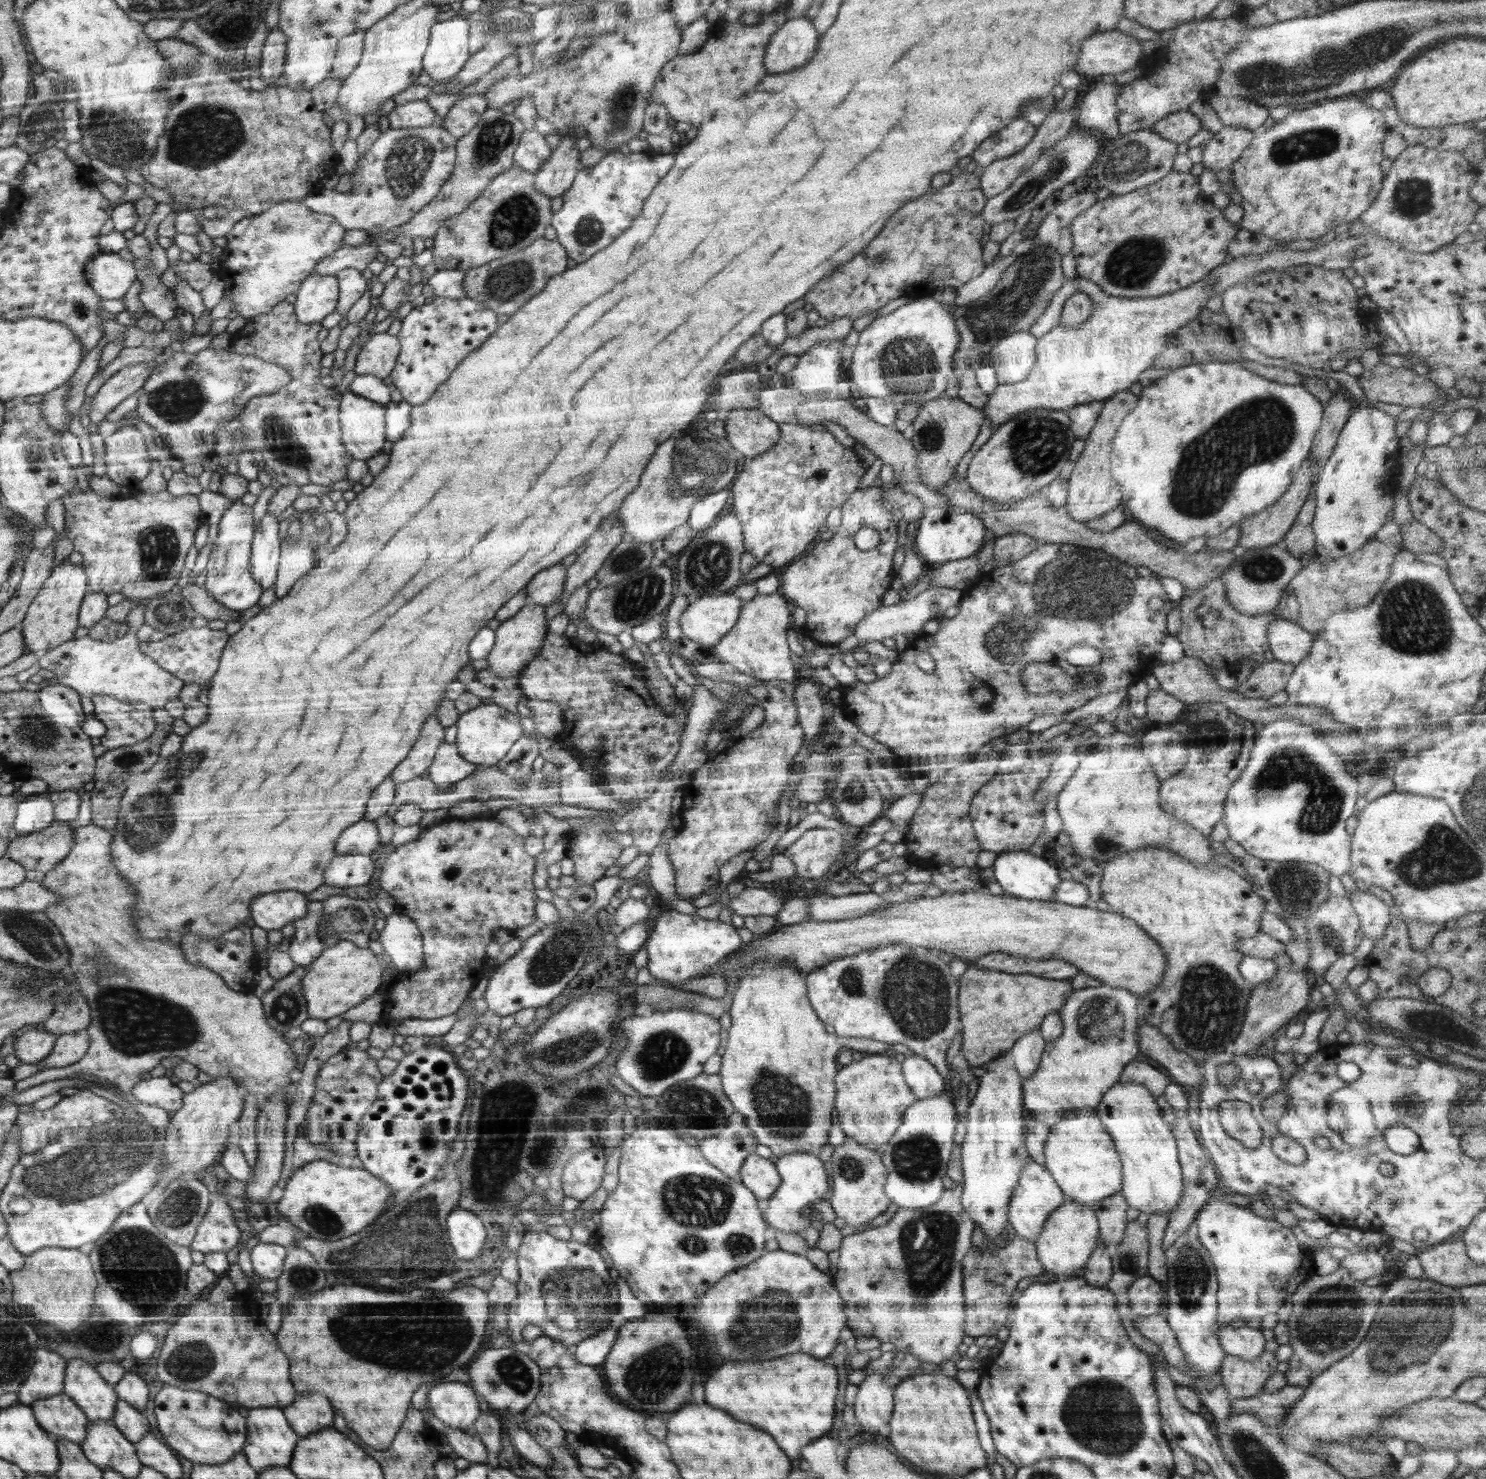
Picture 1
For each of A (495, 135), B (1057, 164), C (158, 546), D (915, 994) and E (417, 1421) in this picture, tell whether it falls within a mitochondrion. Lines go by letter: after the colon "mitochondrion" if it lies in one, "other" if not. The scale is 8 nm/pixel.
A: mitochondrion
B: mitochondrion
C: mitochondrion
D: mitochondrion
E: other

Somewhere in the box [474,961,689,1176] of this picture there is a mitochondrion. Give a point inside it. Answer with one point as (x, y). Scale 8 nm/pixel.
(570, 1051)

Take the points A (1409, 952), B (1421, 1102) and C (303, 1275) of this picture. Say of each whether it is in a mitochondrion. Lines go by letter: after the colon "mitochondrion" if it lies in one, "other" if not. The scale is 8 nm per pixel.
A: other
B: mitochondrion
C: mitochondrion

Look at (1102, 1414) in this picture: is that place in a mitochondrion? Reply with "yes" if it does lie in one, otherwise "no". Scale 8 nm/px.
yes

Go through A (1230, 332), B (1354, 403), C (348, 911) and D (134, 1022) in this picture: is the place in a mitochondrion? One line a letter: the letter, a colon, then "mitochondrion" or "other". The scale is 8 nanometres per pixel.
A: other
B: other
C: mitochondrion
D: mitochondrion

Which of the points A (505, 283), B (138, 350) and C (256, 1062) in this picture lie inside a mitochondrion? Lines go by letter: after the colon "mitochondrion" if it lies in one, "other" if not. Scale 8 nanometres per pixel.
A: mitochondrion
B: other
C: other

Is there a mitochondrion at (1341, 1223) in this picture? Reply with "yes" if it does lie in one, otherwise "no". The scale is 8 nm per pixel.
no

